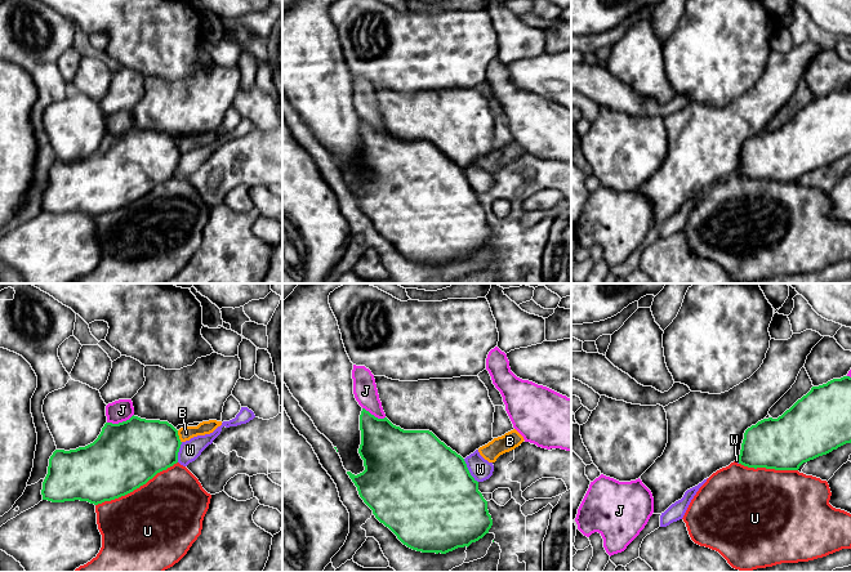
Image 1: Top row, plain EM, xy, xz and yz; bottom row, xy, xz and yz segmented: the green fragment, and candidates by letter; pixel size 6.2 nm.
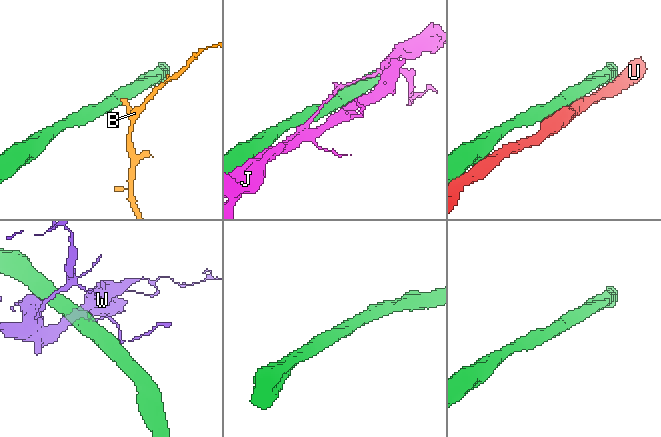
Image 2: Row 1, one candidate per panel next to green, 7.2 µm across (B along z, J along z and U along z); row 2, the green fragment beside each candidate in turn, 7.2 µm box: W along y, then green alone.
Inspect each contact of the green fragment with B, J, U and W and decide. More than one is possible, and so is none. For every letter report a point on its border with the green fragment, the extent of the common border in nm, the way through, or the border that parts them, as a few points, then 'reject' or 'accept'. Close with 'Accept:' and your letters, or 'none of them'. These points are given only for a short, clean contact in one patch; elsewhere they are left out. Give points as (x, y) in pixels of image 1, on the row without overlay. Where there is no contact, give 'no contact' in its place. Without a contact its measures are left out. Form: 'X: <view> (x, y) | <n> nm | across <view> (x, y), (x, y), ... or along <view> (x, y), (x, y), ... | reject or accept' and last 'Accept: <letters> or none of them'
B: xy (178, 148) | 80 nm | along xy (177, 142), (181, 153) | reject
J: xy (120, 134) | 180 nm | reject
U: xy (136, 200) | 600 nm | reject
W: xz (468, 182) | 180 nm | reject
Accept: none of them

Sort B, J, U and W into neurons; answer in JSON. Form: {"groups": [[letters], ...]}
{"groups": [["B"], ["J"], ["U"], ["W"]]}

